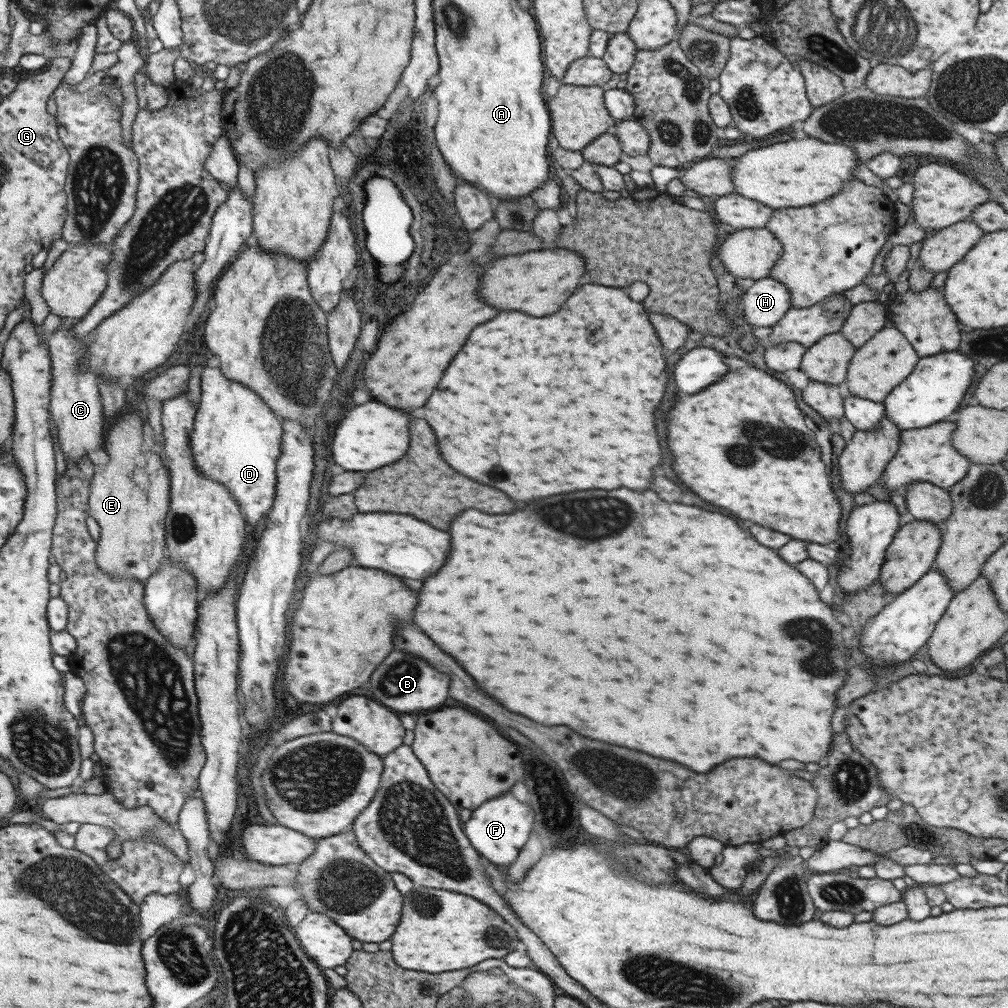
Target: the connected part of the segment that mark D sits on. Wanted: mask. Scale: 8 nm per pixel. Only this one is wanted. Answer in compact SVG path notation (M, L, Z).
M203 366L199 376L200 401L196 406L193 430L189 435L193 466L202 476L222 484L234 496L249 530L249 524L257 526L268 514L276 496L276 460L280 455L282 441L281 420L271 413L271 409L255 392L238 382L227 380L219 367Z

